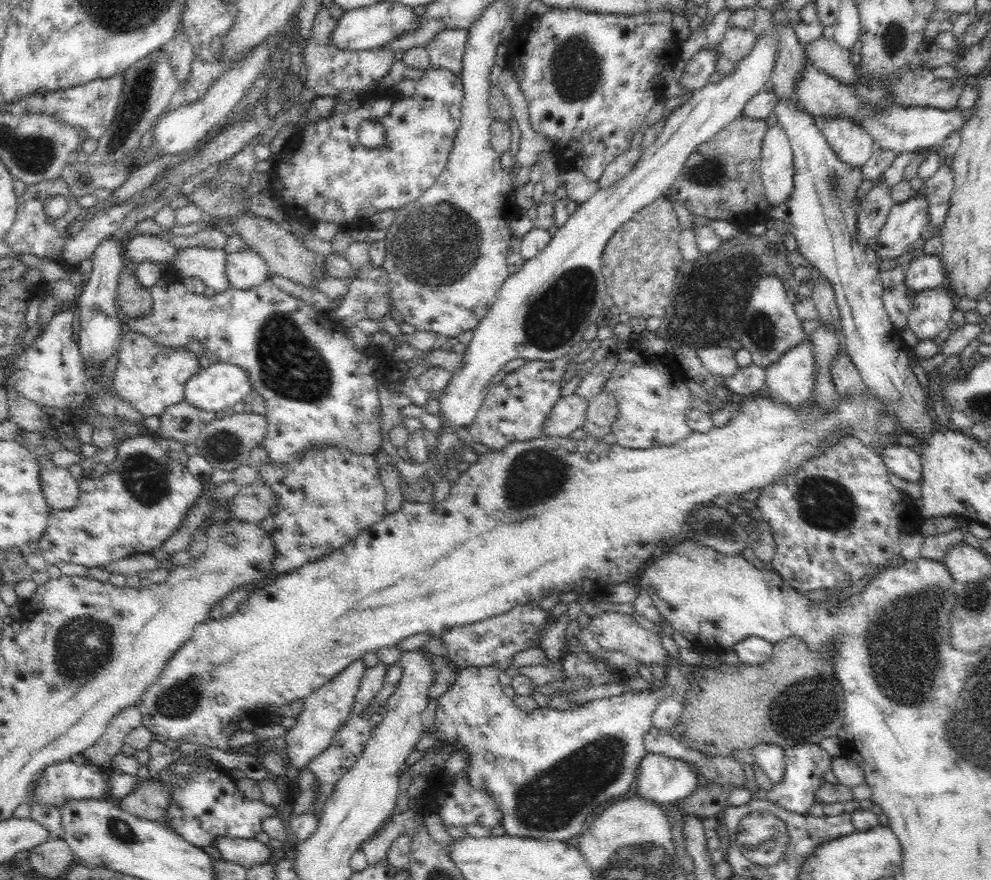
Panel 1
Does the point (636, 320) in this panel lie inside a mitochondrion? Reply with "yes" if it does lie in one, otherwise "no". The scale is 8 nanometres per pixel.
no

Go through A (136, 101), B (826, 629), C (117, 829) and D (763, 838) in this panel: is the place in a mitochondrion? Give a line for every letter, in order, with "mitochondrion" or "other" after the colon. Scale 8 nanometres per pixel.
A: mitochondrion
B: other
C: mitochondrion
D: mitochondrion

